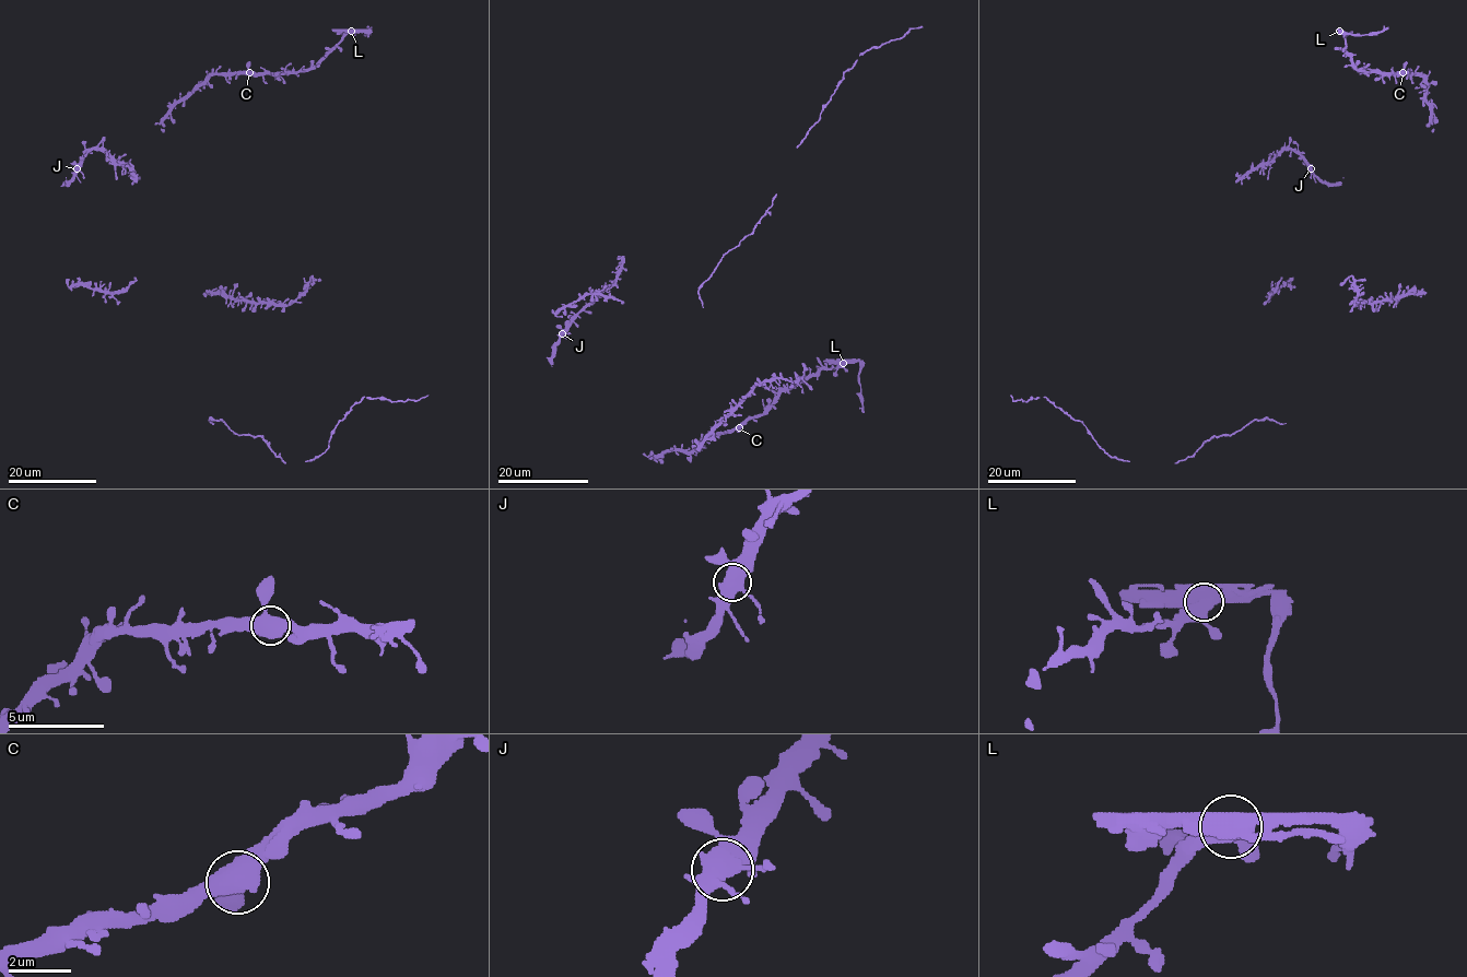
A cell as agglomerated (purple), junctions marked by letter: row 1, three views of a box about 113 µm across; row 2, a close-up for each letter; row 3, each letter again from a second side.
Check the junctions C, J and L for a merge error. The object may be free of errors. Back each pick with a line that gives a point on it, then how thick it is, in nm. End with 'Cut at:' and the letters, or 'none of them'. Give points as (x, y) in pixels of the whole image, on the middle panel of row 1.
L: place (843, 363); calibre 650 nm
Cut at: L

